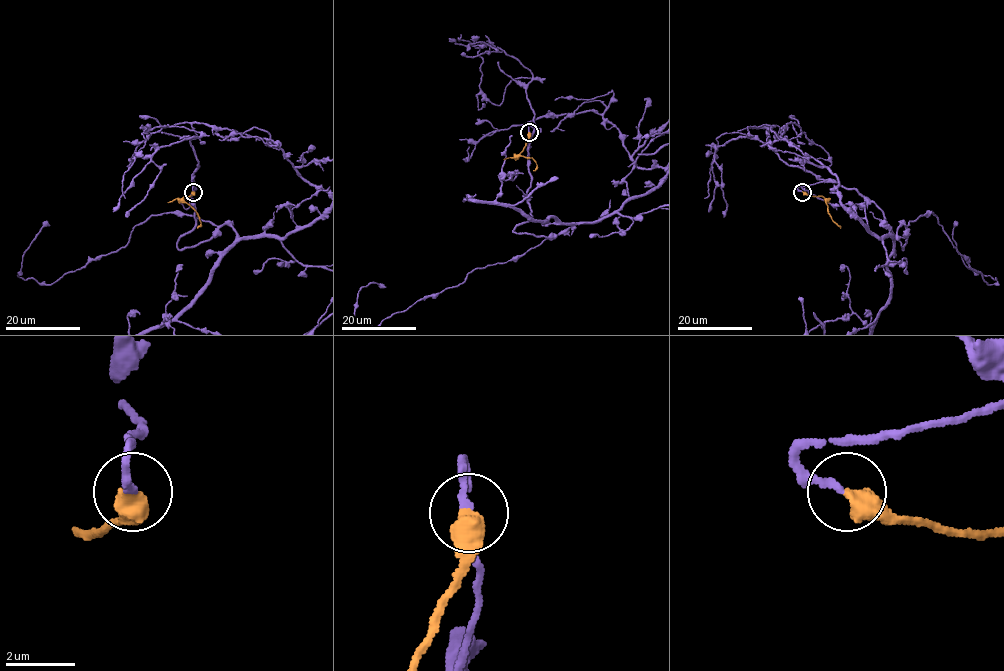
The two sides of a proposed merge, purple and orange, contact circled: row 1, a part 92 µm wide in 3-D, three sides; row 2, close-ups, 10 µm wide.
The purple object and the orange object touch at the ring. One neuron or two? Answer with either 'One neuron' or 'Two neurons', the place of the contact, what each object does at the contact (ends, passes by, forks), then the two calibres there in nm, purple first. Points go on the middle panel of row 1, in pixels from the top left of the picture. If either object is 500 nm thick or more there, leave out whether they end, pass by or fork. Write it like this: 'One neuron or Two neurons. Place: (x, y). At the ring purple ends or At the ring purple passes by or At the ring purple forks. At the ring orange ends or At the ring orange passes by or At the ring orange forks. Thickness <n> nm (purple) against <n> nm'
One neuron. Place: (529, 132). Thickness 200 nm (purple) against 600 nm

